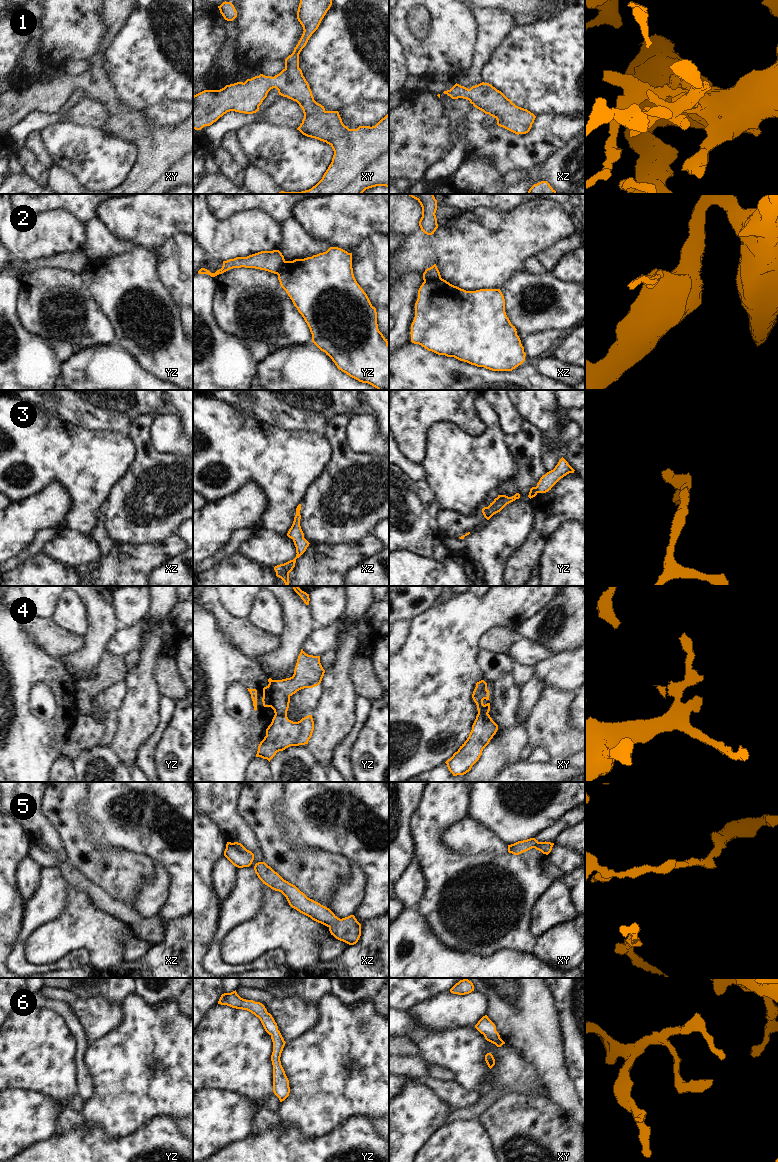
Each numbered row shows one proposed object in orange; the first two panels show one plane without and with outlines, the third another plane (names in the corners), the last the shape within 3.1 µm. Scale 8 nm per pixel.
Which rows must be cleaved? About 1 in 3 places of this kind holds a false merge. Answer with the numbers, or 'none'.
2, 4

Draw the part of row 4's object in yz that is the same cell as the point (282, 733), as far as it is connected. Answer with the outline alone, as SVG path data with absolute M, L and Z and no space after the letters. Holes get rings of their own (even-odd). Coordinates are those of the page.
M274 715L271 724L266 729L266 736L260 742L256 757L270 760L277 752L290 746L308 744L314 730L312 715L293 722L287 716Z

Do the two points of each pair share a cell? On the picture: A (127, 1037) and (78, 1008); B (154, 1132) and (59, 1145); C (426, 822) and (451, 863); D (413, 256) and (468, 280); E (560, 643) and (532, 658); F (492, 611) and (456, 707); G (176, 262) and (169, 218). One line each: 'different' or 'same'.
A: different
B: same
C: same
D: same
E: different
F: same
G: different

